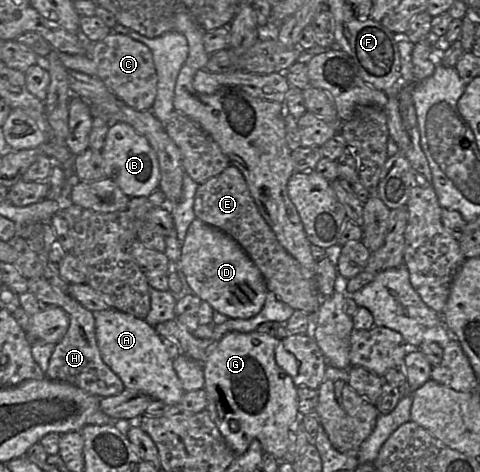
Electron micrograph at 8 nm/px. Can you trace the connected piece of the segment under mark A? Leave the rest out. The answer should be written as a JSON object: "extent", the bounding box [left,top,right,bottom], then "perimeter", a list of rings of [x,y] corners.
{"extent":[93,308,185,406],"perimeter":[[[114,308],[93,312],[93,314],[95,319],[96,339],[101,357],[121,379],[125,388],[144,393],[152,399],[160,400],[170,406],[177,406],[185,391],[173,367],[173,359],[169,355],[155,328],[149,325],[145,319],[140,319]]]}

